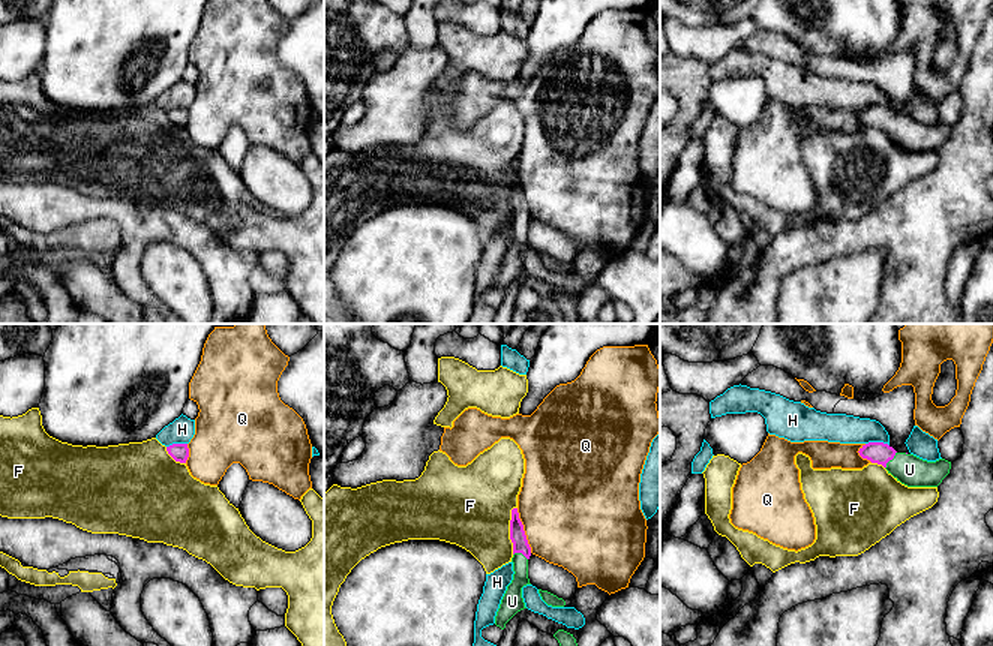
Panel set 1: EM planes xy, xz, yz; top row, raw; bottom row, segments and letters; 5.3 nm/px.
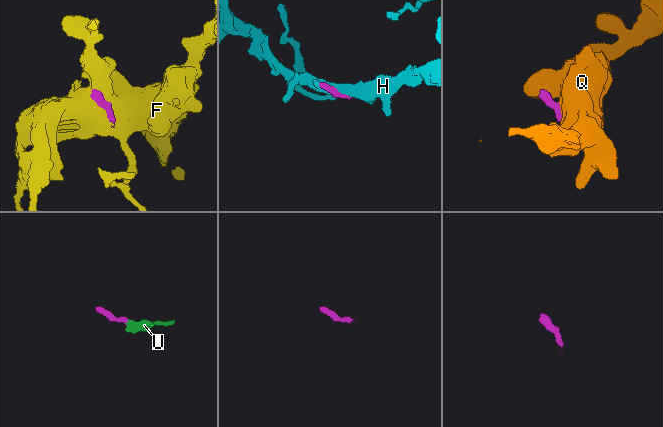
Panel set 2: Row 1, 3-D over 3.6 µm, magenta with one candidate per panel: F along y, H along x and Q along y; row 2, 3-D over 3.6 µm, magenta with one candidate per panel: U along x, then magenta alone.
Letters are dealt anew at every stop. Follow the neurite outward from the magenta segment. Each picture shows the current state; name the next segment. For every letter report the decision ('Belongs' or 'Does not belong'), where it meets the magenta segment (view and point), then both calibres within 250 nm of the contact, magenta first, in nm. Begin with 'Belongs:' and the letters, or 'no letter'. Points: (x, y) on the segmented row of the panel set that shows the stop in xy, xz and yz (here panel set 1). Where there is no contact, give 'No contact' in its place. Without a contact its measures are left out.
Belongs: U
F: Does not belong. Touches magenta at xz (510, 529). Thickness 90 nm (magenta) against 440 nm
H: Does not belong. Touches magenta at yz (878, 442). Thickness 120 nm (magenta) against 160 nm
Q: Does not belong. Touches magenta at xz (524, 531). Thickness 90 nm (magenta) against 500 nm
U: Belongs. Touches magenta at yz (890, 459). Thickness 120 nm (magenta) against 160 nm

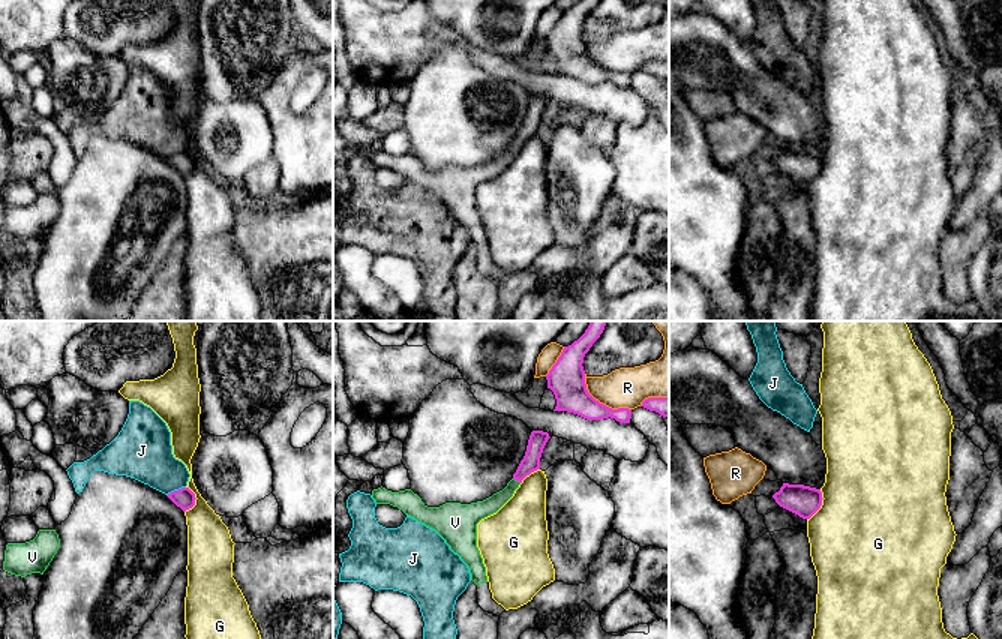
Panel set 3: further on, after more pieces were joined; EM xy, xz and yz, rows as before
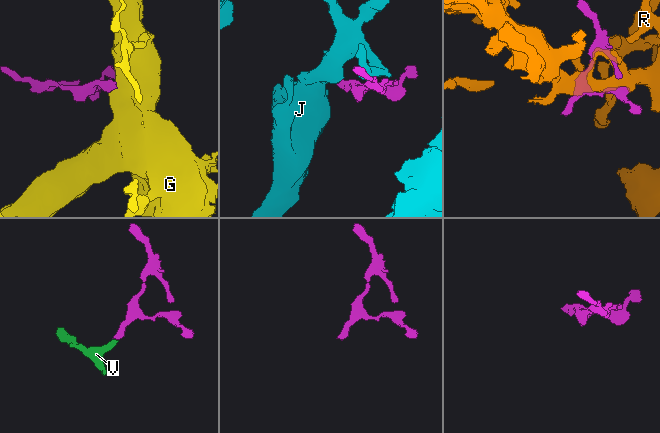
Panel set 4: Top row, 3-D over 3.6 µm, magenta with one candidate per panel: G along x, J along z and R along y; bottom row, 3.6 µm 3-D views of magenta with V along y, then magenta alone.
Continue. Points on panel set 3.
Belongs: V
G: Does not belong. Touches magenta at yz (821, 504). Thickness 160 nm (magenta) against 500 nm
J: Does not belong. Touches magenta at xy (176, 491). Thickness 110 nm (magenta) against 280 nm
R: Does not belong. Touches magenta at xz (599, 402). Thickness 200 nm (magenta) against 220 nm
V: Belongs. Touches magenta at xz (516, 479). Thickness 100 nm (magenta) against 100 nm

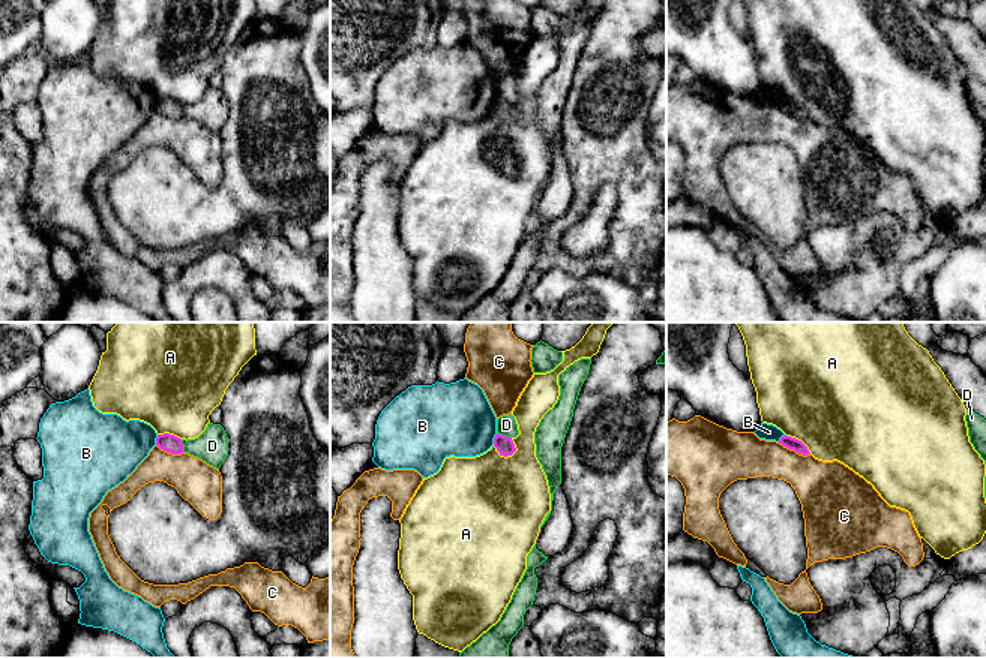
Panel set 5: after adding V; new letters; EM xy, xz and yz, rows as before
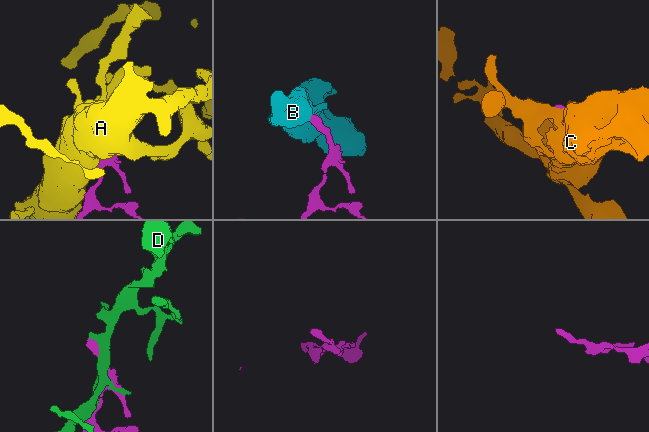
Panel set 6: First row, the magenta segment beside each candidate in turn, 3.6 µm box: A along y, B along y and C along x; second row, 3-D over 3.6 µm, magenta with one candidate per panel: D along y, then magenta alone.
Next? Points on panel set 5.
Belongs: no letter
A: Does not belong. Touches magenta at xz (505, 456). Thickness 100 nm (magenta) against 500 nm
B: Does not belong. Touches magenta at xz (494, 439). Thickness 100 nm (magenta) against 380 nm
C: Does not belong. Touches magenta at yz (794, 450). Thickness 70 nm (magenta) against 280 nm
D: Does not belong. Touches magenta at xz (505, 436). Thickness 100 nm (magenta) against 110 nm

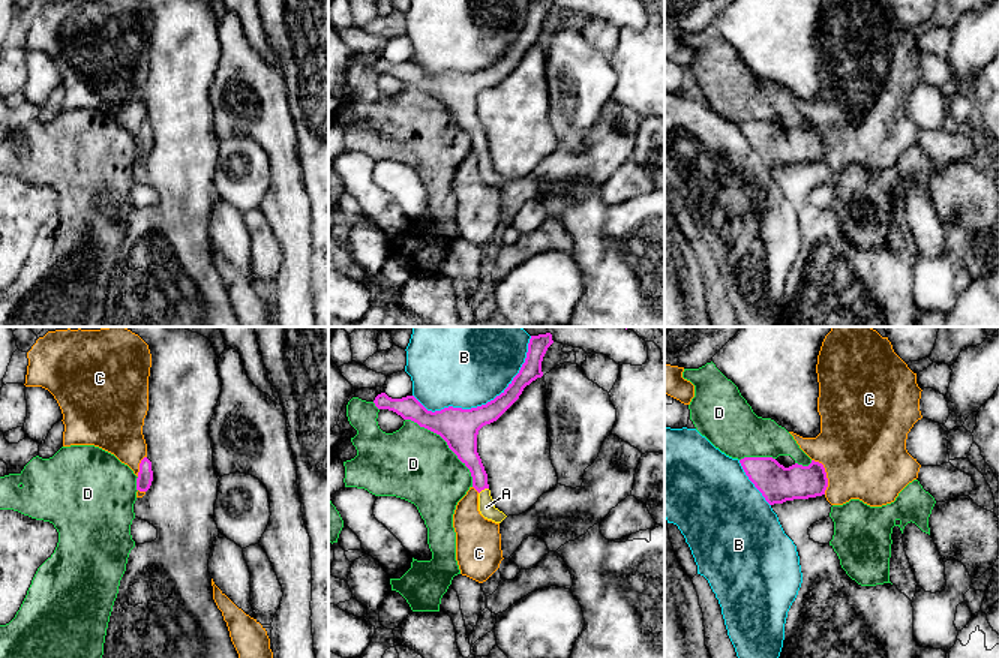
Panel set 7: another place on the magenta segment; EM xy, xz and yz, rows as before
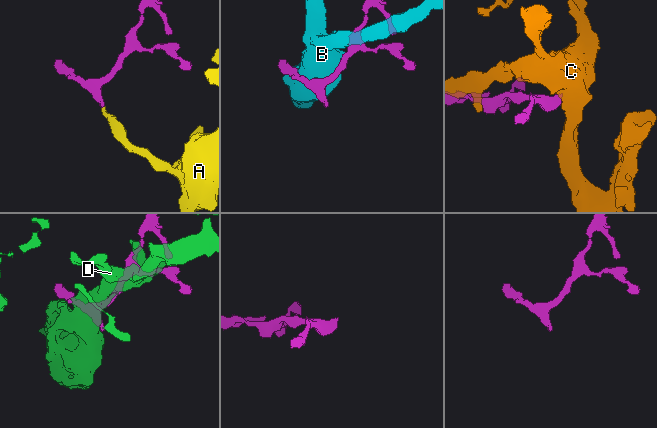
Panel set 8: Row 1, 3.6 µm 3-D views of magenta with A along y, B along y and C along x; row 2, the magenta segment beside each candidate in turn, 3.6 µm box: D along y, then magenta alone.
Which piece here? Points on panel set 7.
Belongs: A
A: Belongs. Touches magenta at xz (483, 489). Thickness 130 nm (magenta) against 90 nm
B: Does not belong. Touches magenta at xz (486, 403). Thickness 200 nm (magenta) against 480 nm
C: Does not belong. Touches magenta at yz (825, 474). Thickness 190 nm (magenta) against 460 nm
D: Does not belong. Touches magenta at xz (447, 444). Thickness 200 nm (magenta) against 400 nm

